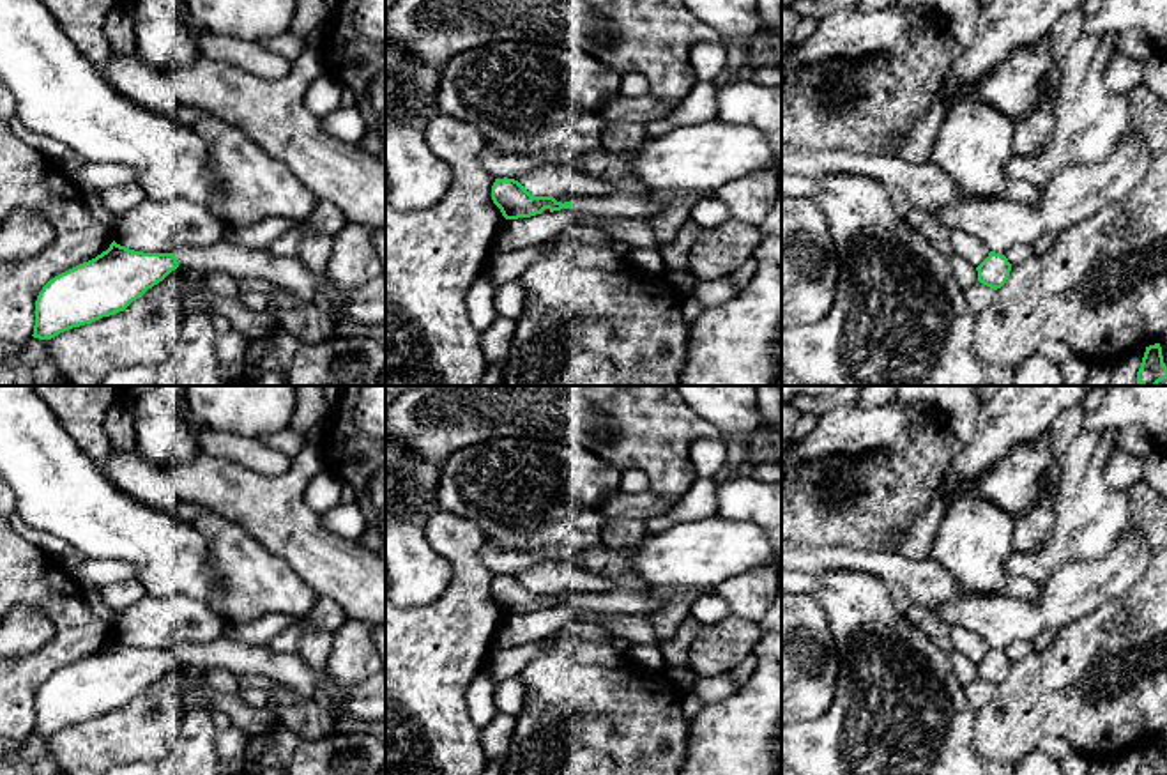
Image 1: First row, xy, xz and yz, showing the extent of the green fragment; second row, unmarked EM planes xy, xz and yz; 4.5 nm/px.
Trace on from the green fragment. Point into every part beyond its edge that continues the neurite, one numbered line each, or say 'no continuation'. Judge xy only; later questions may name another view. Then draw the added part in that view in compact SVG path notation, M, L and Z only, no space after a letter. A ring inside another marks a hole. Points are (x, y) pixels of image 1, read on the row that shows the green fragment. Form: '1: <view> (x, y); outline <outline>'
1: xy (366, 305); outline M228 241L207 248L180 248L175 251L179 267L202 274L228 274L235 281L258 278L271 281L297 299L313 303L322 294L329 303L336 303L347 318L368 326L375 333L385 334L385 272L350 292L339 290L329 274L315 276L299 257L278 257L269 249L248 249Z

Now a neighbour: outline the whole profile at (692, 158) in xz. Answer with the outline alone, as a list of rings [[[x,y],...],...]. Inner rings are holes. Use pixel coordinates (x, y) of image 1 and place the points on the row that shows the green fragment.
[[[720,119],[645,140],[626,159],[629,172],[649,191],[714,193],[739,177],[782,166],[759,129]]]

